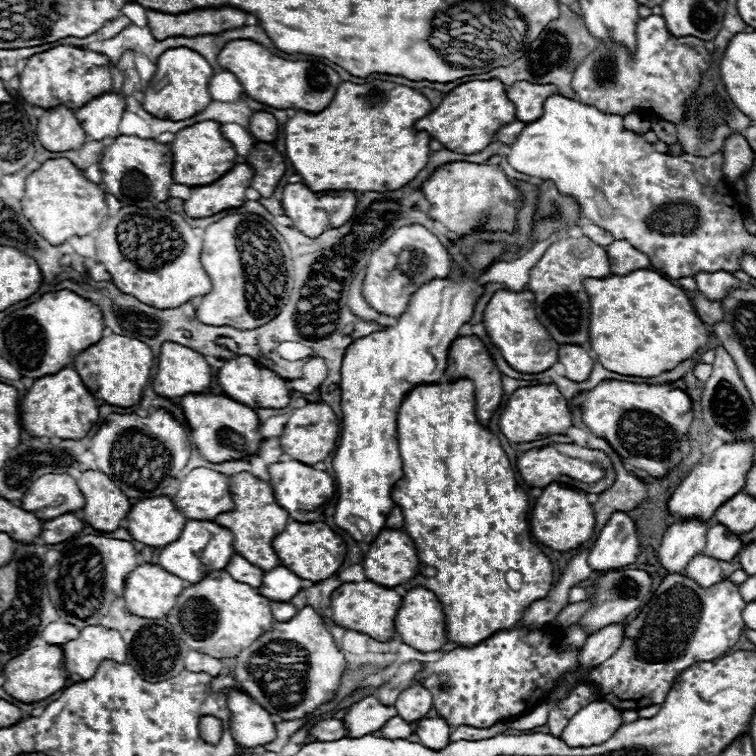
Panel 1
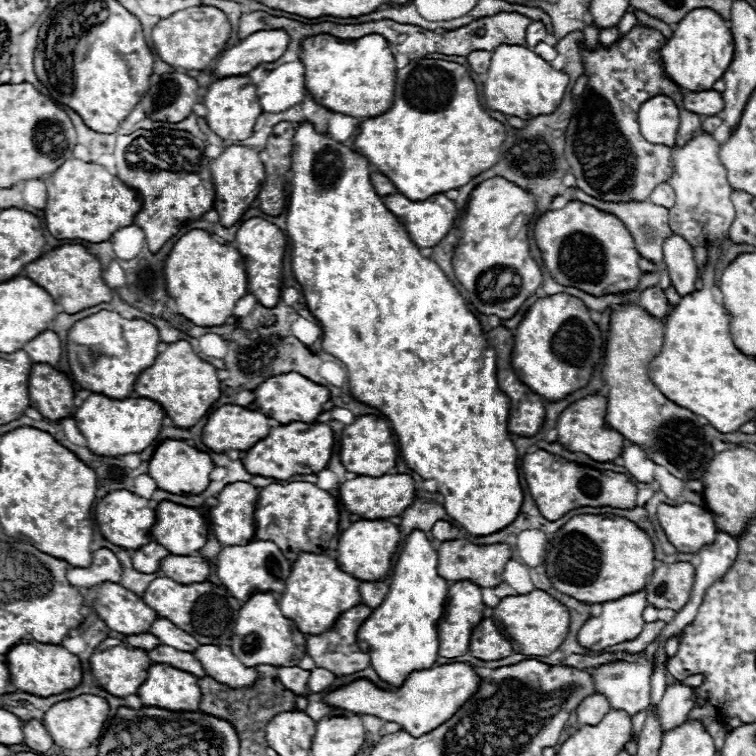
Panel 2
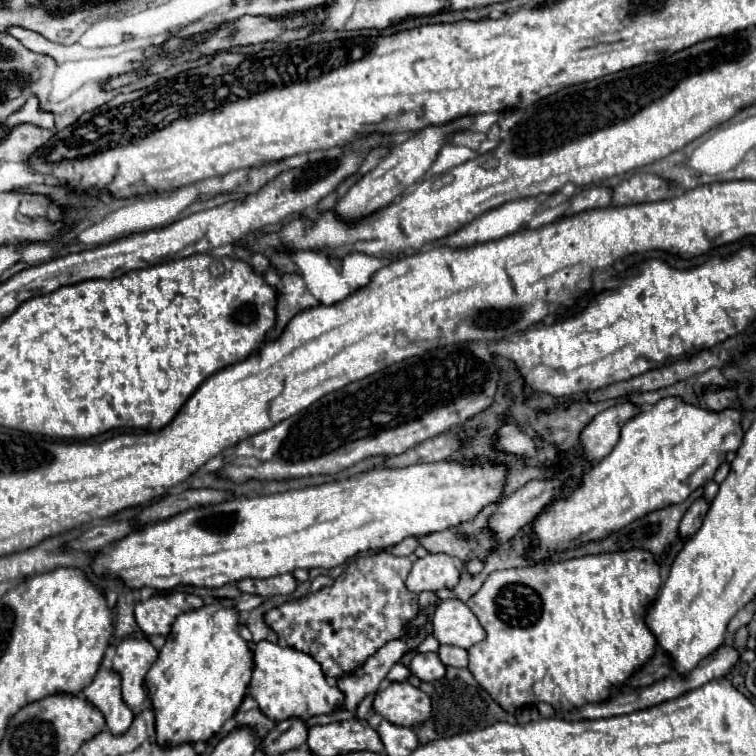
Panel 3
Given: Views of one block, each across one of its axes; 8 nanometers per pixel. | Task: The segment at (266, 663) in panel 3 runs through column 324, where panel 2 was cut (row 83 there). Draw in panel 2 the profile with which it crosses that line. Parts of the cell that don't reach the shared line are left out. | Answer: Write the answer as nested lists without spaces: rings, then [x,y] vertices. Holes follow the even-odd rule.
[[[696,8],[680,20],[672,38],[660,50],[664,60],[664,70],[670,80],[690,92],[700,92],[712,88],[712,84],[722,78],[734,58],[734,40],[726,20],[710,8]]]

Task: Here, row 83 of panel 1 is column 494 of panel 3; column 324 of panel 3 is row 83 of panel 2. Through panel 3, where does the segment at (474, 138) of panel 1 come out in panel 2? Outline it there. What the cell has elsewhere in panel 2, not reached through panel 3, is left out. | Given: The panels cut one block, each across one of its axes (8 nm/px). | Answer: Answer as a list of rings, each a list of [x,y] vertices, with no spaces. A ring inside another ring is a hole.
[[[500,44],[492,52],[488,78],[484,82],[484,102],[490,110],[530,120],[554,112],[566,92],[566,86],[568,86],[568,76],[560,70],[554,70],[546,60],[542,60],[526,46]]]

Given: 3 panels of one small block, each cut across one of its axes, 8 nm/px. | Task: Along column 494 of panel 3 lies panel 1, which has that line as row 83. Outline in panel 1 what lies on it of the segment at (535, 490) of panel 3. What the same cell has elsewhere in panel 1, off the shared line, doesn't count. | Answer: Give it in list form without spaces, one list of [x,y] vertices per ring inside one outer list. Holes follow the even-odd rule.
[[[526,80],[514,82],[506,88],[506,96],[514,104],[516,120],[520,122],[538,120],[544,110],[544,100],[552,94],[556,94],[556,88],[552,88],[552,84],[532,84]]]

